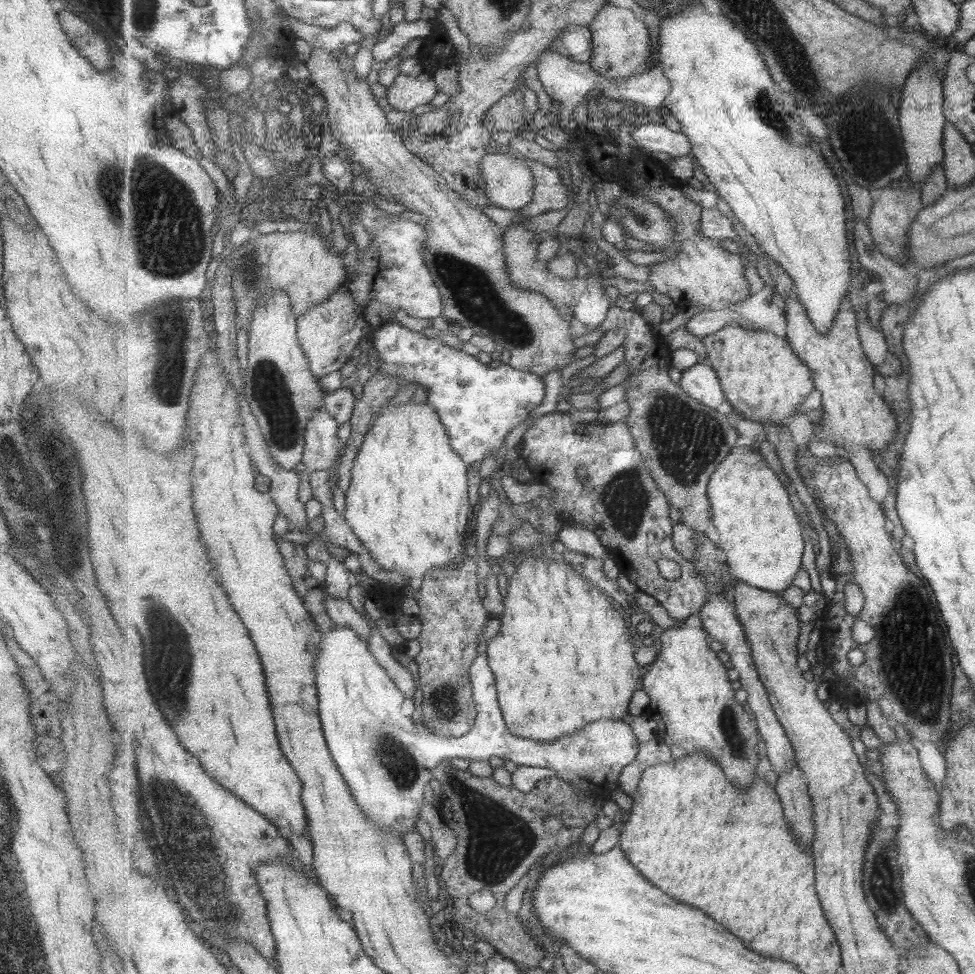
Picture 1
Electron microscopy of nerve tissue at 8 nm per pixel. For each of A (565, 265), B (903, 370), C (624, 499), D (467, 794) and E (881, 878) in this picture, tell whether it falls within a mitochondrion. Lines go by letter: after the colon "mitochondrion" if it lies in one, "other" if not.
A: other
B: other
C: mitochondrion
D: mitochondrion
E: mitochondrion

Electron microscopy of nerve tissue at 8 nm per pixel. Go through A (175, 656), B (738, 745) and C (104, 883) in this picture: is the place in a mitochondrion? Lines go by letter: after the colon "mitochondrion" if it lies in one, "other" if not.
A: mitochondrion
B: mitochondrion
C: other

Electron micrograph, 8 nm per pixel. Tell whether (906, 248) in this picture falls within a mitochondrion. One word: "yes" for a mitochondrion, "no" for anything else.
no

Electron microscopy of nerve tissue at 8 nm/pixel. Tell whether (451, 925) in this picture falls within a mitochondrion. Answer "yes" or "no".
no

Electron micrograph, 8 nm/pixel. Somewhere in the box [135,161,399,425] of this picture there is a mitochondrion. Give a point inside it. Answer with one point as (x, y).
(168, 379)

